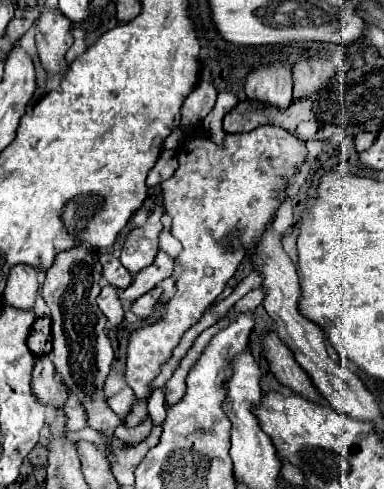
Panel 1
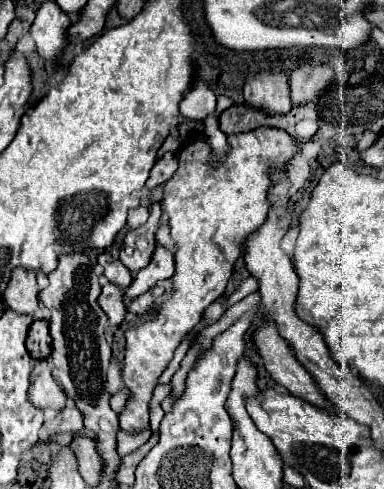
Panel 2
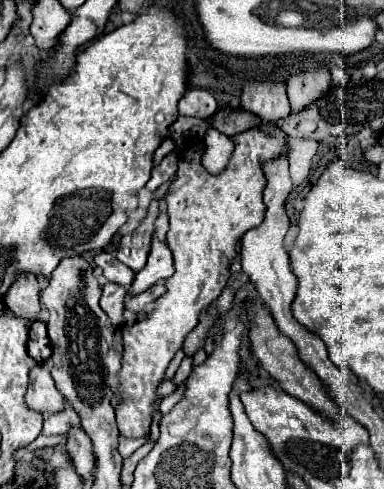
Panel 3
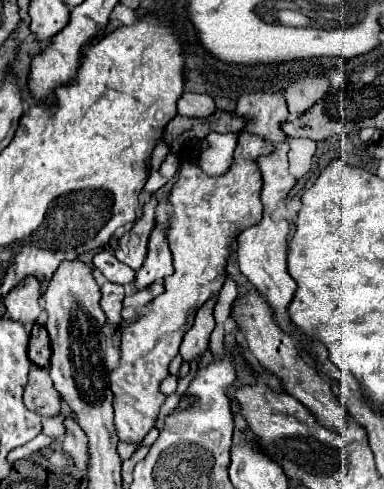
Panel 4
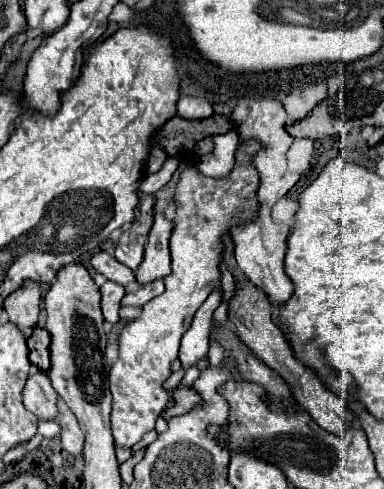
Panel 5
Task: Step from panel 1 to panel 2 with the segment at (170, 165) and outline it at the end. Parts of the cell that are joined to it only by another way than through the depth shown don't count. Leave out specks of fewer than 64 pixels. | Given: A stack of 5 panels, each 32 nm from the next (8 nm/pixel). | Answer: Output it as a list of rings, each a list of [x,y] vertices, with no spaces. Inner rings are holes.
[[[168,152],[166,156],[162,156],[162,158],[154,164],[154,168],[152,168],[152,172],[150,172],[150,178],[148,178],[148,182],[146,182],[146,188],[148,188],[148,190],[154,190],[156,186],[168,182],[168,180],[174,176],[176,168],[178,168],[178,156],[176,156],[174,152]]]

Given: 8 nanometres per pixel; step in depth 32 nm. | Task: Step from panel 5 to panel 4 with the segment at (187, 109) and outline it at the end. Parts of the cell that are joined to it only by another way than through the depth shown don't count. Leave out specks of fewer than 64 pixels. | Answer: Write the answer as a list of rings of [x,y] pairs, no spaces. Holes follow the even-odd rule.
[[[184,94],[178,100],[178,114],[188,118],[206,118],[214,112],[214,100],[202,94]]]

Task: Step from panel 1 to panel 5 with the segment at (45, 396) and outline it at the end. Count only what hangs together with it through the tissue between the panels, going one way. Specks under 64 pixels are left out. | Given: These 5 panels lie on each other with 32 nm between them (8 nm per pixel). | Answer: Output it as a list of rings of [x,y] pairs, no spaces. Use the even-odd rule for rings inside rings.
[[[34,370],[26,380],[22,390],[22,402],[28,412],[32,412],[38,420],[54,420],[56,418],[56,392],[50,386],[46,372]]]

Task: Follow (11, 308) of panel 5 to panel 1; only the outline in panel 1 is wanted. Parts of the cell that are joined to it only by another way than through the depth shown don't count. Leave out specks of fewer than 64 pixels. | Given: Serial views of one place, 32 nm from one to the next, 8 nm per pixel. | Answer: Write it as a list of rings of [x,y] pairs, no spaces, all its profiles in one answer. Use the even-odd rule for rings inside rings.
[[[28,266],[12,268],[4,300],[16,310],[34,310],[36,294],[38,294],[38,272]]]

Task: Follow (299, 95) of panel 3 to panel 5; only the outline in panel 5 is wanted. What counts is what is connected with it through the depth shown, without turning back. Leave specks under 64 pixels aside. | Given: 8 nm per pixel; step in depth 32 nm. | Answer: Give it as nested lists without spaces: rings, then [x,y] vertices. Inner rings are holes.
[[[326,84],[306,86],[304,90],[292,90],[284,100],[282,106],[288,114],[288,124],[294,124],[296,120],[302,120],[326,98]]]

